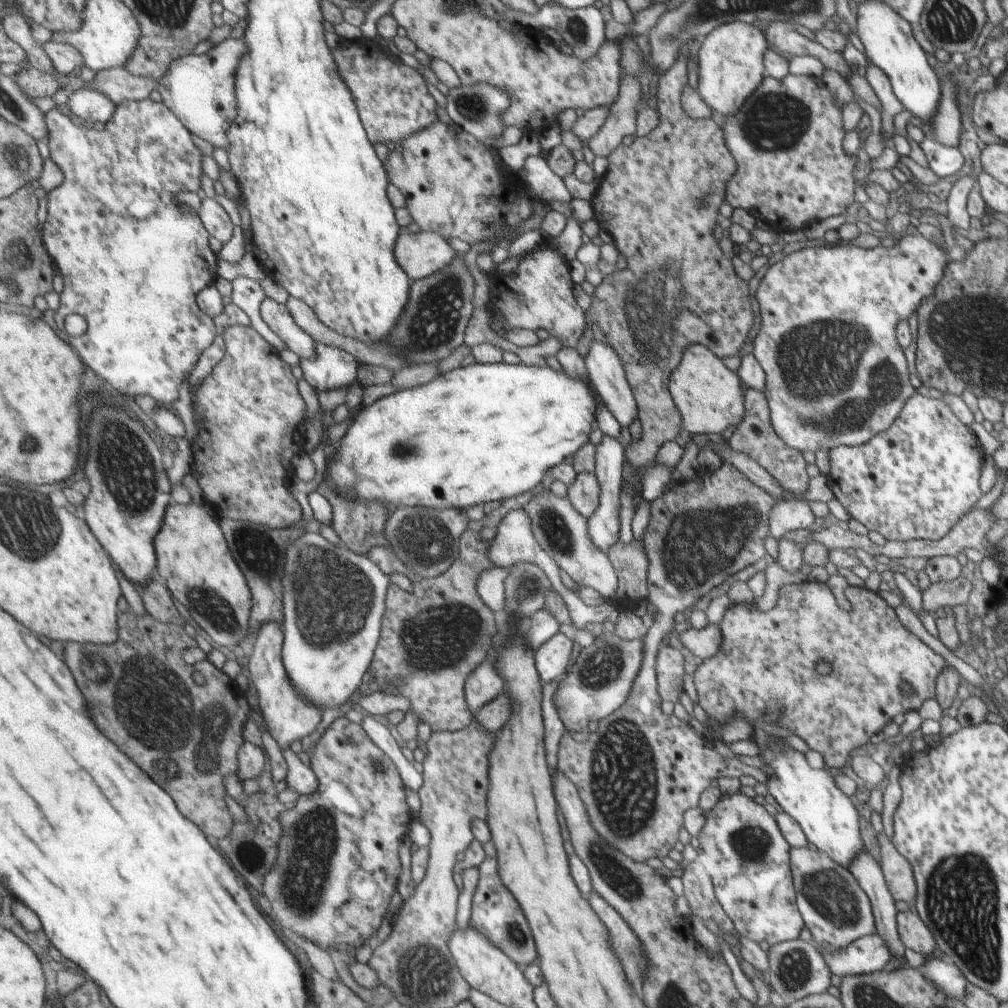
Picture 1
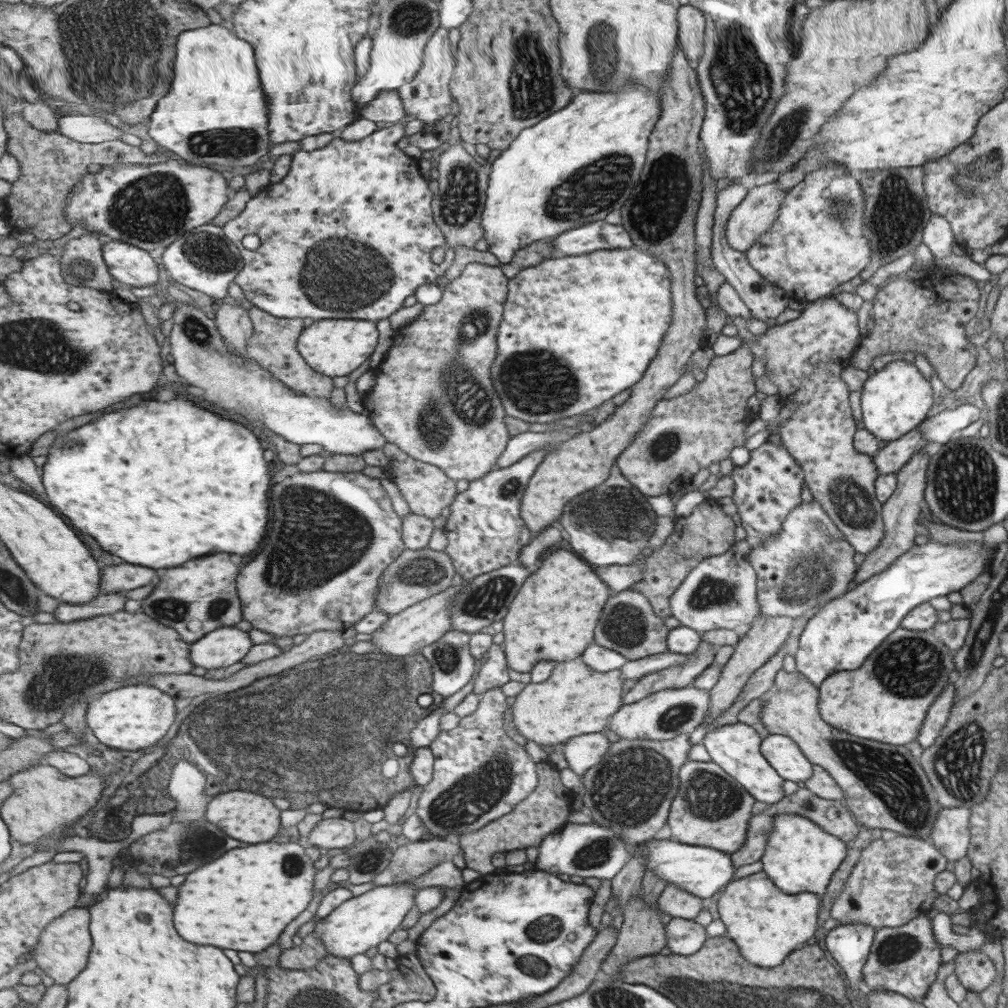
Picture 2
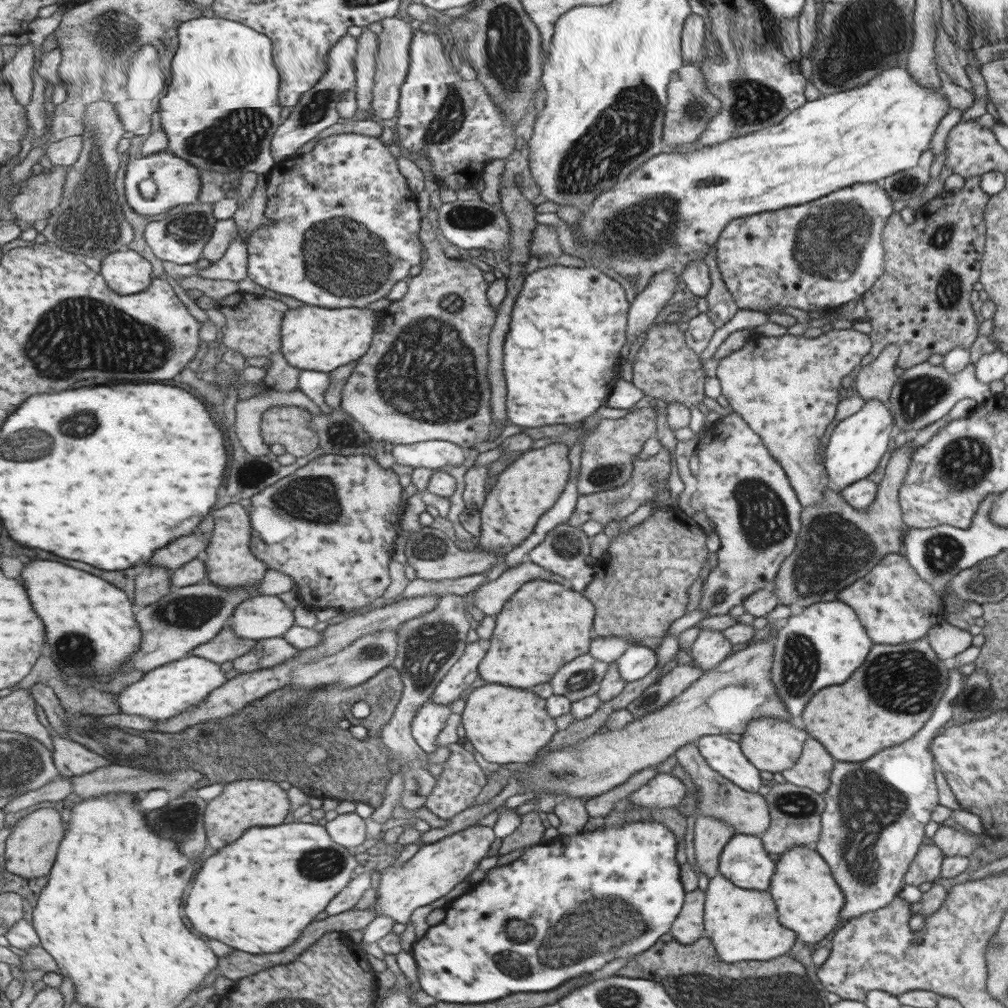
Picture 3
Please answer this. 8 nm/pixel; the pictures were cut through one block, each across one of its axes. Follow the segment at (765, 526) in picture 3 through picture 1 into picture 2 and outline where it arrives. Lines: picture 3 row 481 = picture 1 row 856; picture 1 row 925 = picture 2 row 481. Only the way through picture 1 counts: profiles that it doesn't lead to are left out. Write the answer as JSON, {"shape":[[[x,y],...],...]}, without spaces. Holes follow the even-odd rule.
{"shape":[[[766,440],[748,454],[748,461],[740,466],[734,465],[730,472],[735,484],[730,497],[737,508],[739,526],[745,530],[744,542],[753,549],[779,535],[783,529],[783,520],[793,508],[799,506],[804,474],[796,459],[783,445],[770,444]]]}

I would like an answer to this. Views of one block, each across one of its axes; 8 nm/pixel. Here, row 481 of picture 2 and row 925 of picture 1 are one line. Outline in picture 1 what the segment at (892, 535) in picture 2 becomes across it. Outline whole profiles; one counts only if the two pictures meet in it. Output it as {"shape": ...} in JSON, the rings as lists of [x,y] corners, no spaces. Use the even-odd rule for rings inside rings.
{"shape":[[[910,911],[896,912],[896,931],[904,948],[918,952],[924,958],[935,950],[935,941],[918,915]]]}

